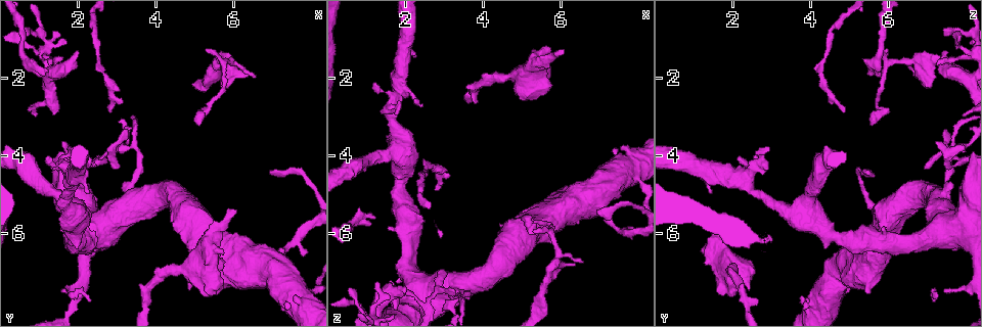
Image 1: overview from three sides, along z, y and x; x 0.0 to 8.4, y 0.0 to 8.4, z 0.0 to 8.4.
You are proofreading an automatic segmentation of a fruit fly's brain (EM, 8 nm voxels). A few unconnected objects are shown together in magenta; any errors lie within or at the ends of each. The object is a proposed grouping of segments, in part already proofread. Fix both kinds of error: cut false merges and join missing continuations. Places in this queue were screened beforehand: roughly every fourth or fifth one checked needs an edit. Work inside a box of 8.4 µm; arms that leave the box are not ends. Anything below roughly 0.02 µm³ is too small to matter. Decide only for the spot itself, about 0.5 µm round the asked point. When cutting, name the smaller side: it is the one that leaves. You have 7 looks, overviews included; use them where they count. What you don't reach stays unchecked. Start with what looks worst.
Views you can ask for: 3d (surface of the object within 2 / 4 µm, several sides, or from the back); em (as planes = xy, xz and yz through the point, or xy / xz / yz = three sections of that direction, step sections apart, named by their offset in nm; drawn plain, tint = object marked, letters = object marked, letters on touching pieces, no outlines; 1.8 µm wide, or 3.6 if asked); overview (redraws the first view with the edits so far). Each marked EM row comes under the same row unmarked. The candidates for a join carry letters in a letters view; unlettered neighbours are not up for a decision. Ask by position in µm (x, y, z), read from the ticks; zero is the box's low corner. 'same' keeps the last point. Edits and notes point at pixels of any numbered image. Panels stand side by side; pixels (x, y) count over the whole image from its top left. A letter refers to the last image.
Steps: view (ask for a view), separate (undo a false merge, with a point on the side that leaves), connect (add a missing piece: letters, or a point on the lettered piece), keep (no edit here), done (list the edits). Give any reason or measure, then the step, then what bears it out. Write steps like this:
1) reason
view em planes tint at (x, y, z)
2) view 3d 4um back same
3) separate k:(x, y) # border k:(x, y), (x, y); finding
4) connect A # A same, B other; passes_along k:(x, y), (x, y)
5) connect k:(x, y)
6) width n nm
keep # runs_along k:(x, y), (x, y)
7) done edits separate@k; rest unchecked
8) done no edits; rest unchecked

an open end
view em xy step 16 tint at (6.05, 5.40, 1.30)

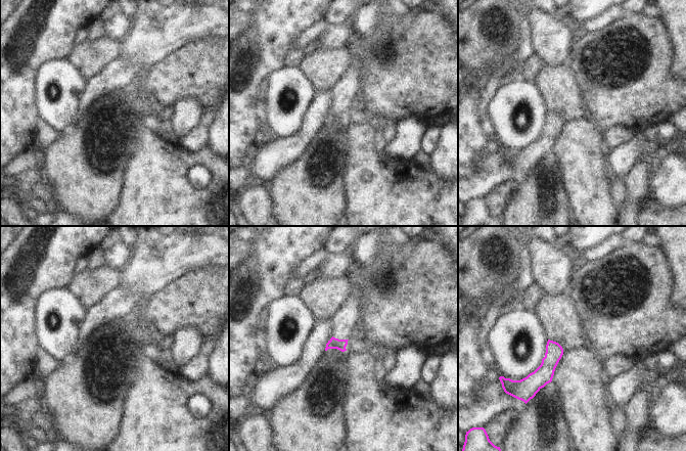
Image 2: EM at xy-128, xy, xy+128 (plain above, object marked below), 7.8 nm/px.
view em planes letters same

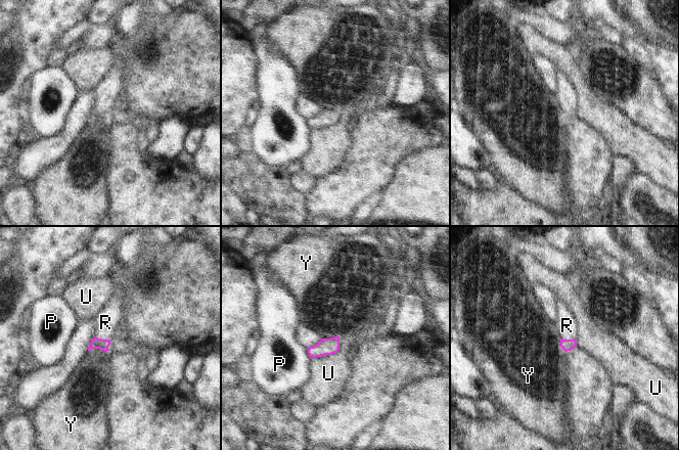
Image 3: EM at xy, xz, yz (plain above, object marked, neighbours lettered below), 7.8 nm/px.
connect R # P other, R same, U other, Y other; the neuron continues

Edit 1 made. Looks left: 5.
thin end
view 3d 2um at (2.80, 2.90, 4.85)

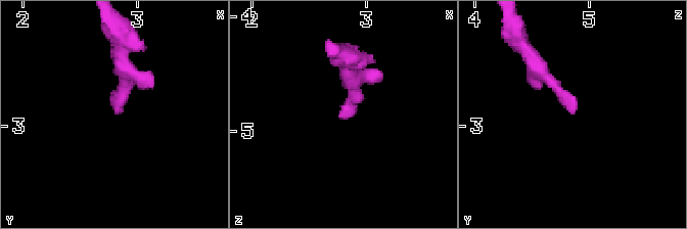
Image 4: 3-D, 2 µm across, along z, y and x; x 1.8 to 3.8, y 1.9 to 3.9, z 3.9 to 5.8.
view em planes tint at (2.86, 2.92, 4.86)

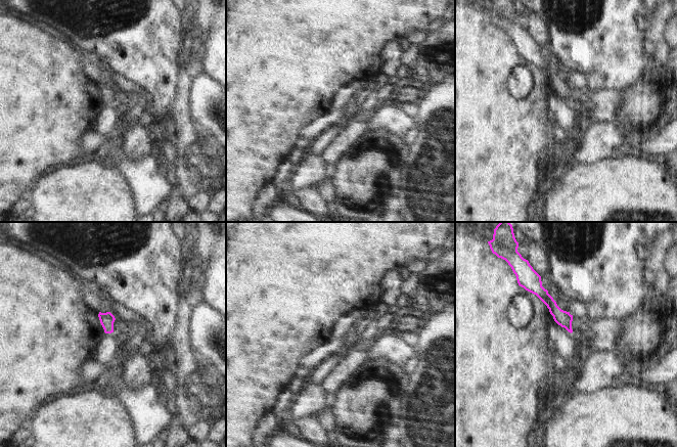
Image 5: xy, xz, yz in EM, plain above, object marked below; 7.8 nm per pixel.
see the neighbours
view em planes letters same

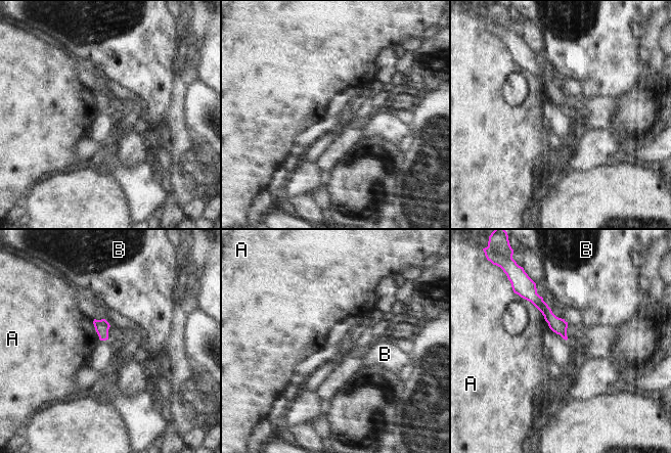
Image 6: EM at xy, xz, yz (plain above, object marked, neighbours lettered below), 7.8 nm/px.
width 110 nm
keep # A other, B other; border 6:(516, 292), (528, 300), (544, 318); none of them fits

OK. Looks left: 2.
branch stops here
view em xz step 4 letters at (2.95, 4.35, 6.95)

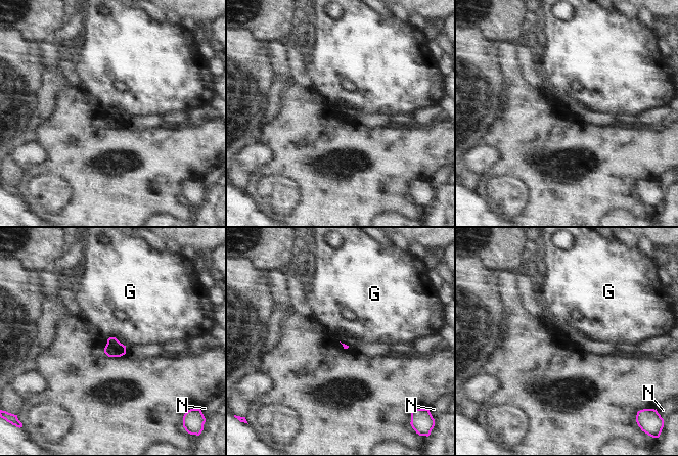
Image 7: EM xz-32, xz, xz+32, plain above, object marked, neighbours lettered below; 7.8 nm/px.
longest_contact G 170 nm
keep # G other, N other; border 7:(125, 347), (126, 352); no lettered piece goes on from it

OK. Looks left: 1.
done edits connect@3; rest unchecked

